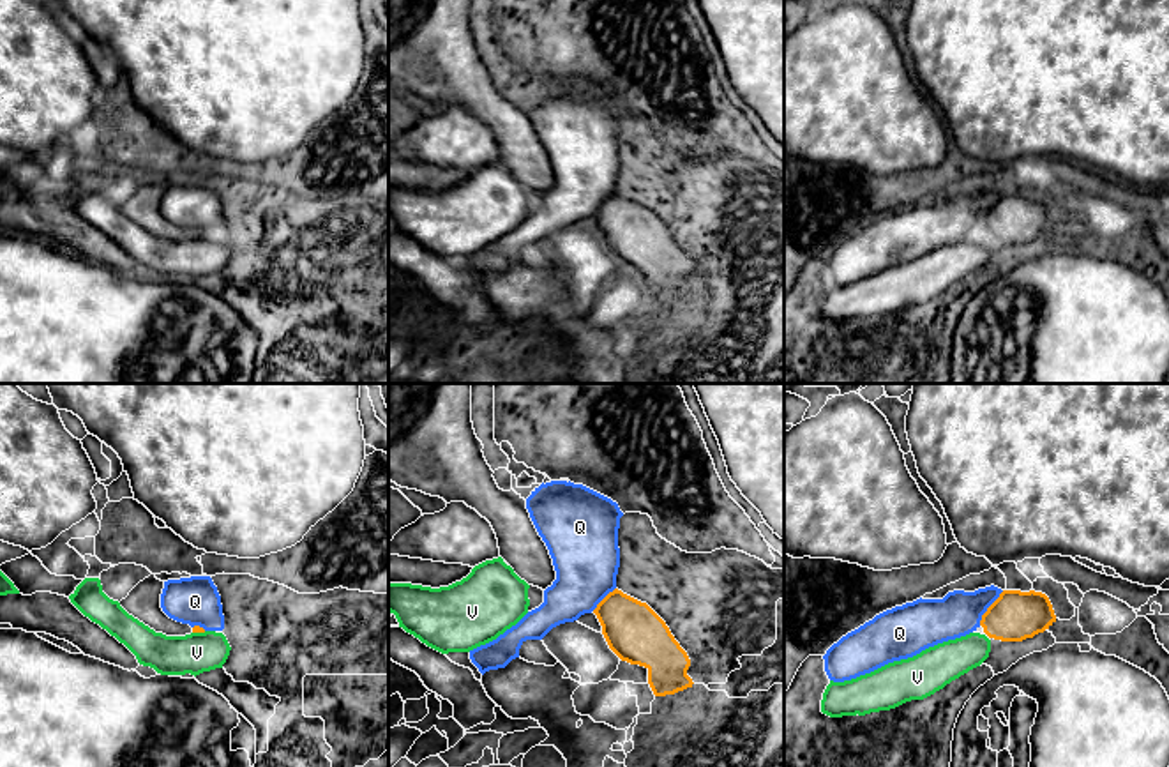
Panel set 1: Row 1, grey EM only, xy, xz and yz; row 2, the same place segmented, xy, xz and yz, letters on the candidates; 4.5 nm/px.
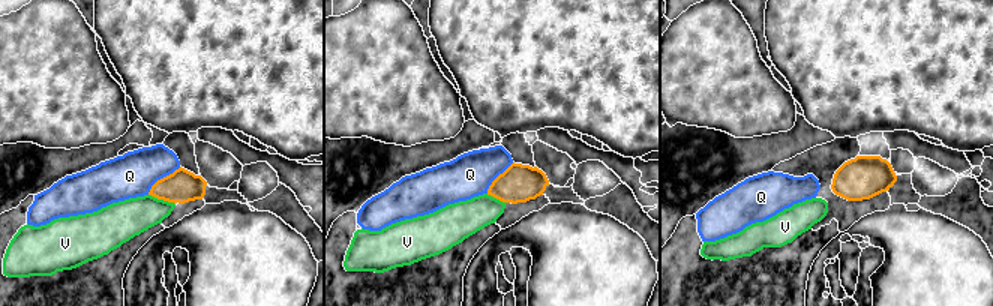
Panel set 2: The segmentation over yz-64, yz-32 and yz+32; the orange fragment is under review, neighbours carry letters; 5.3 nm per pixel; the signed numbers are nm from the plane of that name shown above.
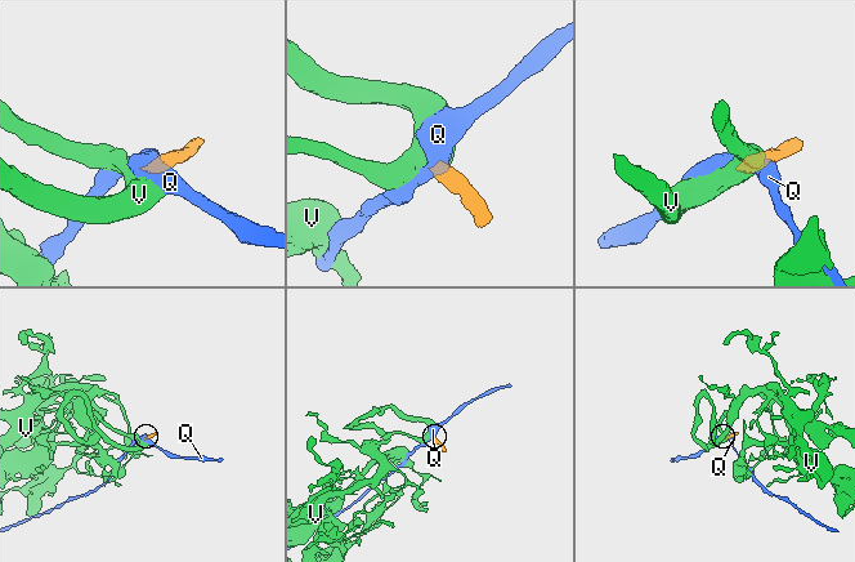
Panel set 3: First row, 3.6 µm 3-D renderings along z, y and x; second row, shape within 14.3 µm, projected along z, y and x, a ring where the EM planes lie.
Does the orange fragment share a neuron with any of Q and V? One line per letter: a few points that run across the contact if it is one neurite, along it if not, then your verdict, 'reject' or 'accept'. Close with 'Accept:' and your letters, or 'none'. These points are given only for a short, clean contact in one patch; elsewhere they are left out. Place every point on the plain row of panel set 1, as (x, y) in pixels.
Q: line yz (1003, 195), (979, 228); reject
V: line xy (205, 235), (193, 237); reject
Accept: none

